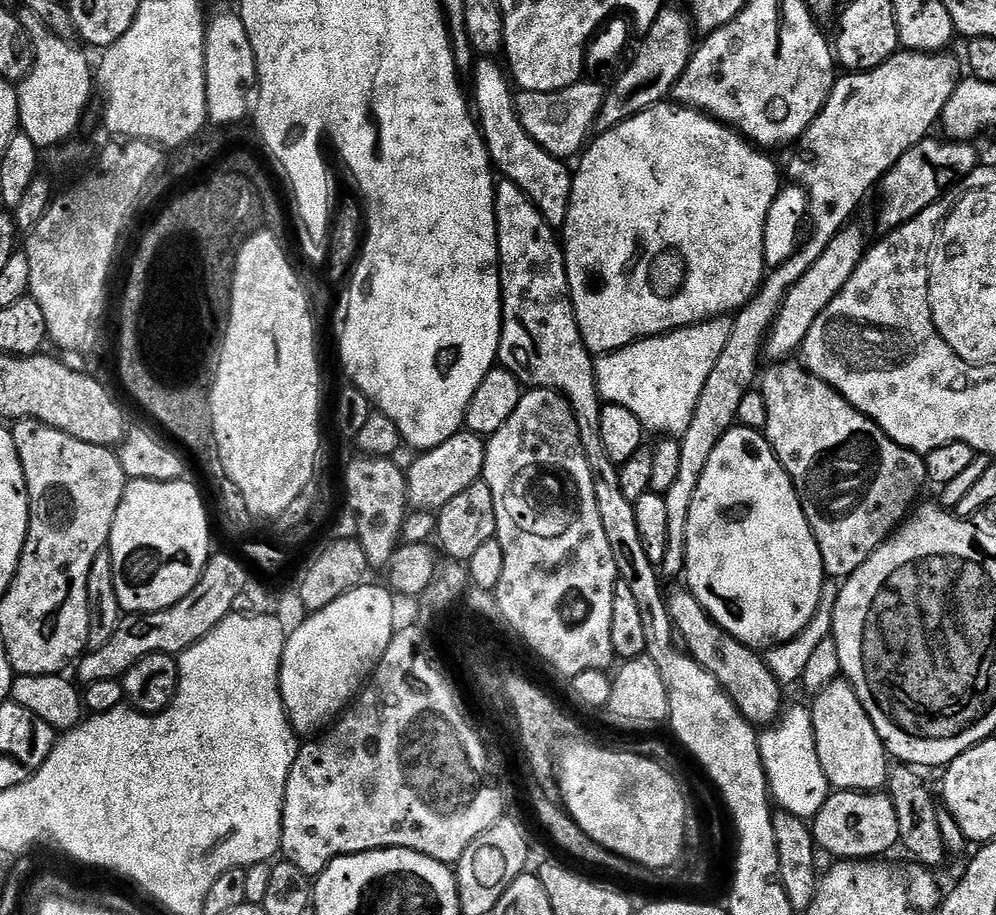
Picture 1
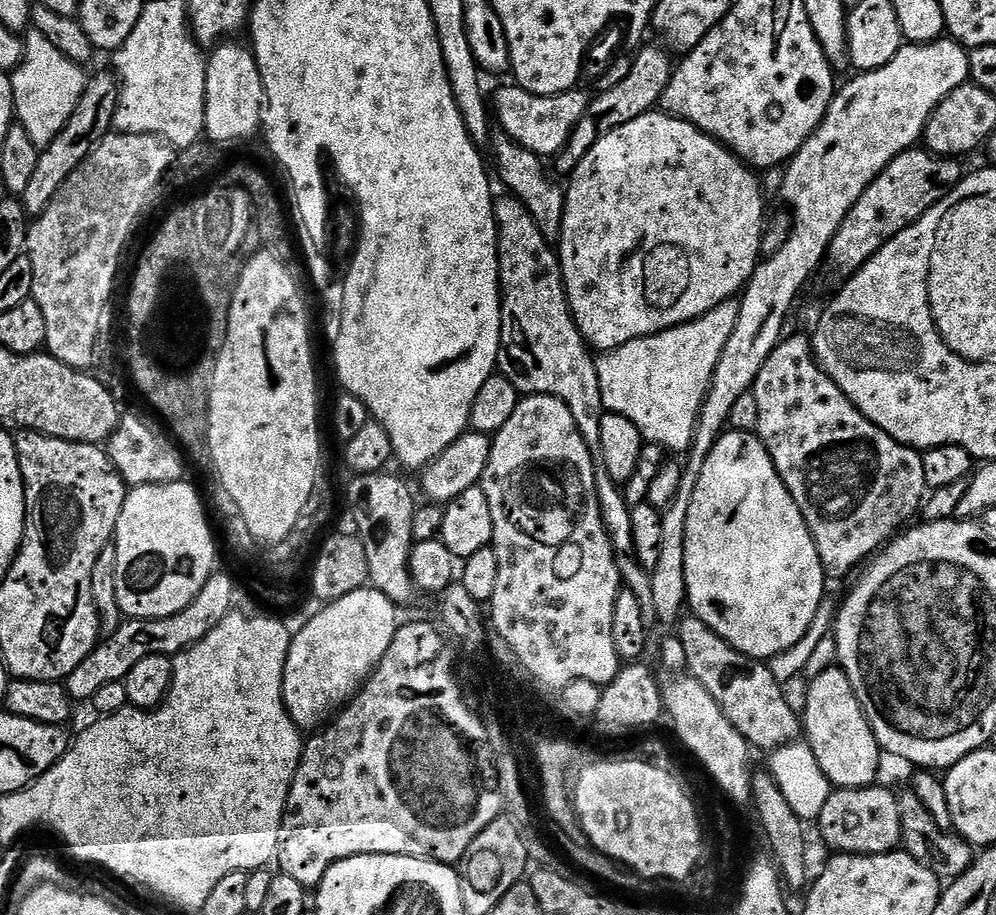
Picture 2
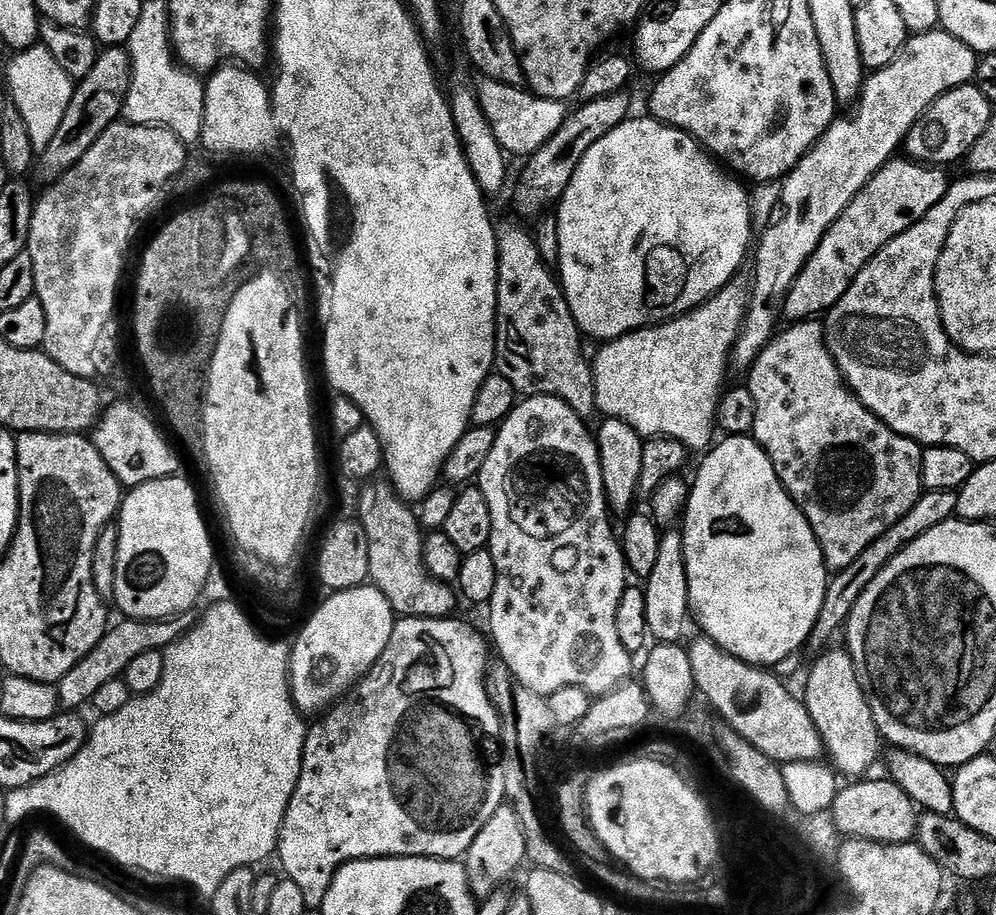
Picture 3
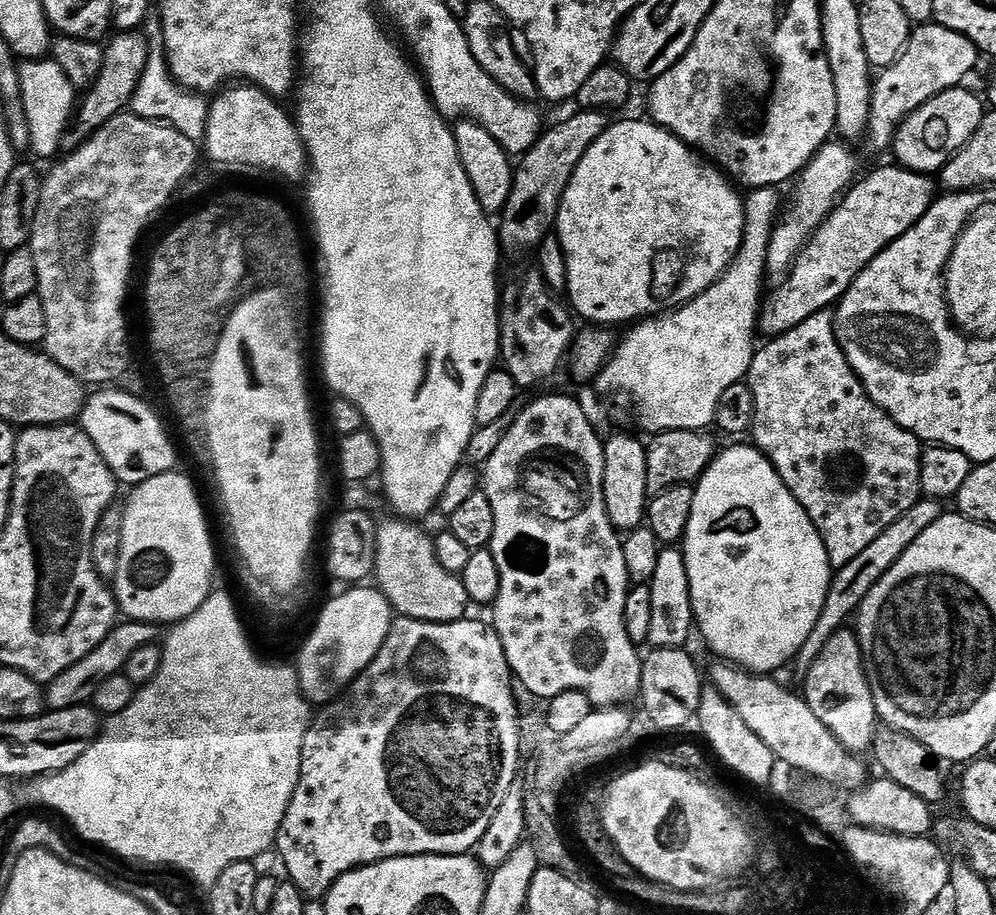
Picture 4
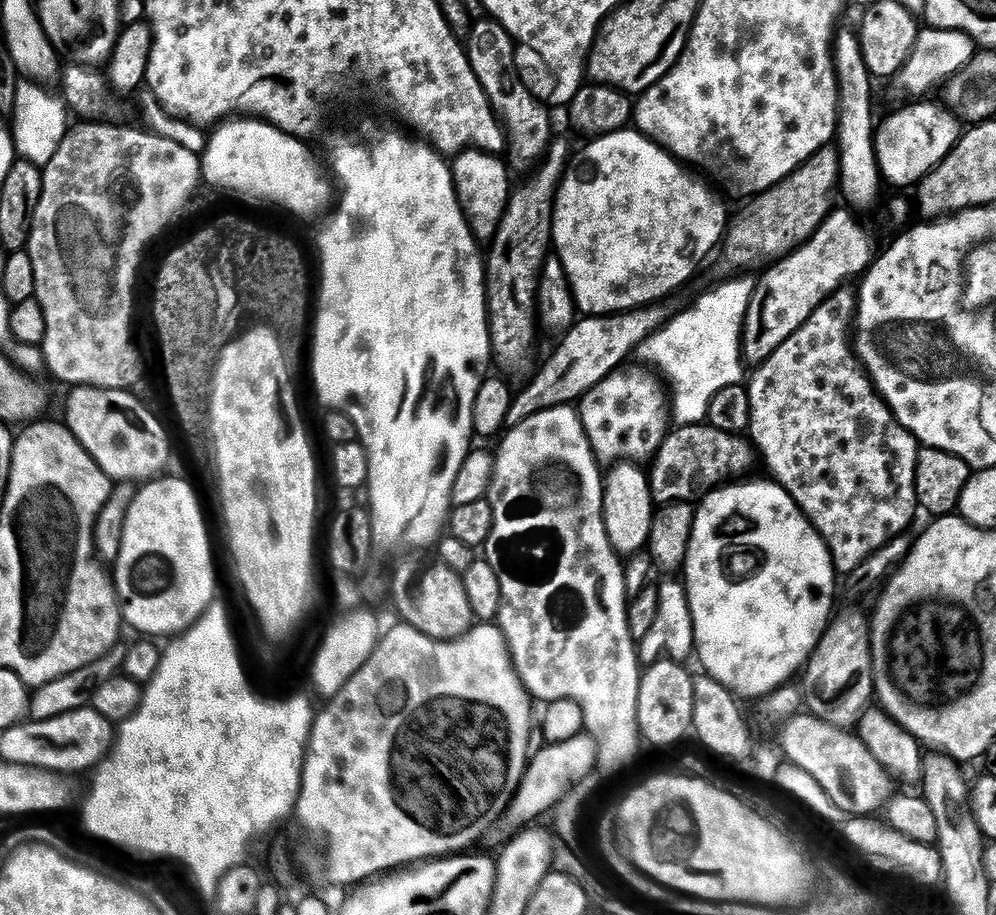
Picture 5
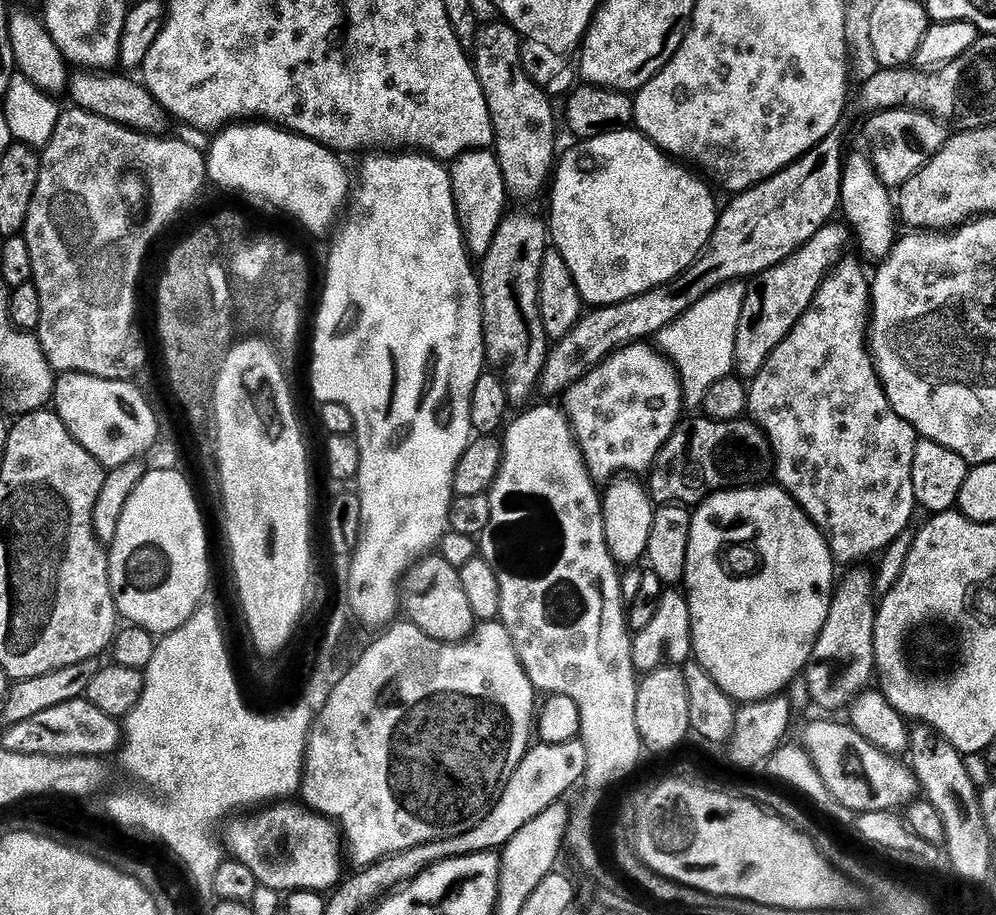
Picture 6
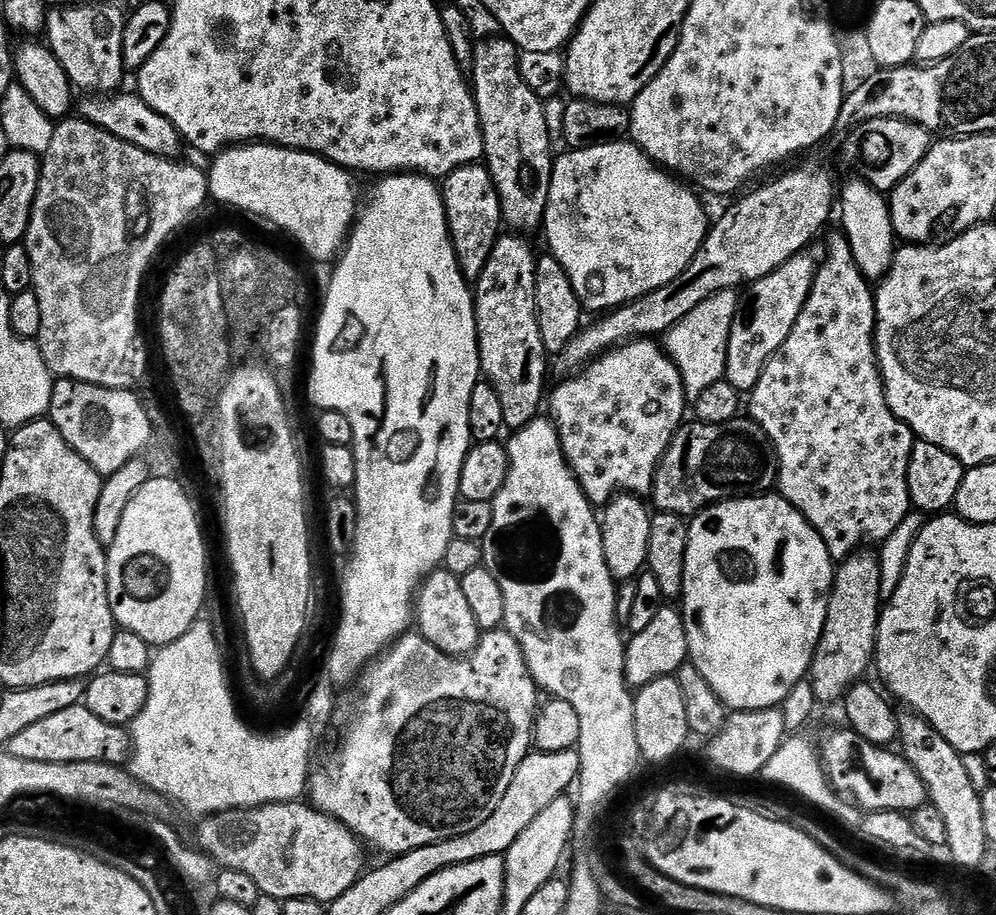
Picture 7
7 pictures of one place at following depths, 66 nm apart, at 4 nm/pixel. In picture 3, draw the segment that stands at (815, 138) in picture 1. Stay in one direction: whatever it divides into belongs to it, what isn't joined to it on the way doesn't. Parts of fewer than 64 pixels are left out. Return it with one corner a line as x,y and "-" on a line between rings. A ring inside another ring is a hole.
943,30
934,32
918,32
908,37
908,43
900,52
893,64
877,68
865,79
860,99
855,105
852,117
841,115
828,128
826,134
796,164
796,167
784,177
784,202
782,215
767,229
764,242
760,246
756,260
756,277
750,283
750,299
748,314
744,317
744,325
740,328
740,336
732,347
731,363
743,370
751,369
752,364
760,357
762,350
777,335
776,323
781,323
784,300
788,291
794,286
800,271
806,262
818,250
822,238
834,226
834,222
844,213
846,206
854,202
854,198
878,174
880,169
901,151
907,141
908,132
919,122
921,116
931,108
939,96
945,96
950,90
971,84
976,78
978,54
966,42
954,38
-
668,530
661,535
658,563
654,566
654,574
646,577
643,589
652,640
661,644
684,644
693,635
691,632
694,632
694,621
684,561
684,537
679,531

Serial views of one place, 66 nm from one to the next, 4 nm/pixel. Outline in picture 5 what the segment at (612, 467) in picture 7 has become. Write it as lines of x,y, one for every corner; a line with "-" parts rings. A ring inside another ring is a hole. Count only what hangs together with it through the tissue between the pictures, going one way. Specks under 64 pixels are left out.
624,371
610,373
585,393
578,404
582,426
592,443
596,459
600,462
618,462
624,459
647,461
655,457
670,431
670,400
665,385
655,375
652,377
644,372

